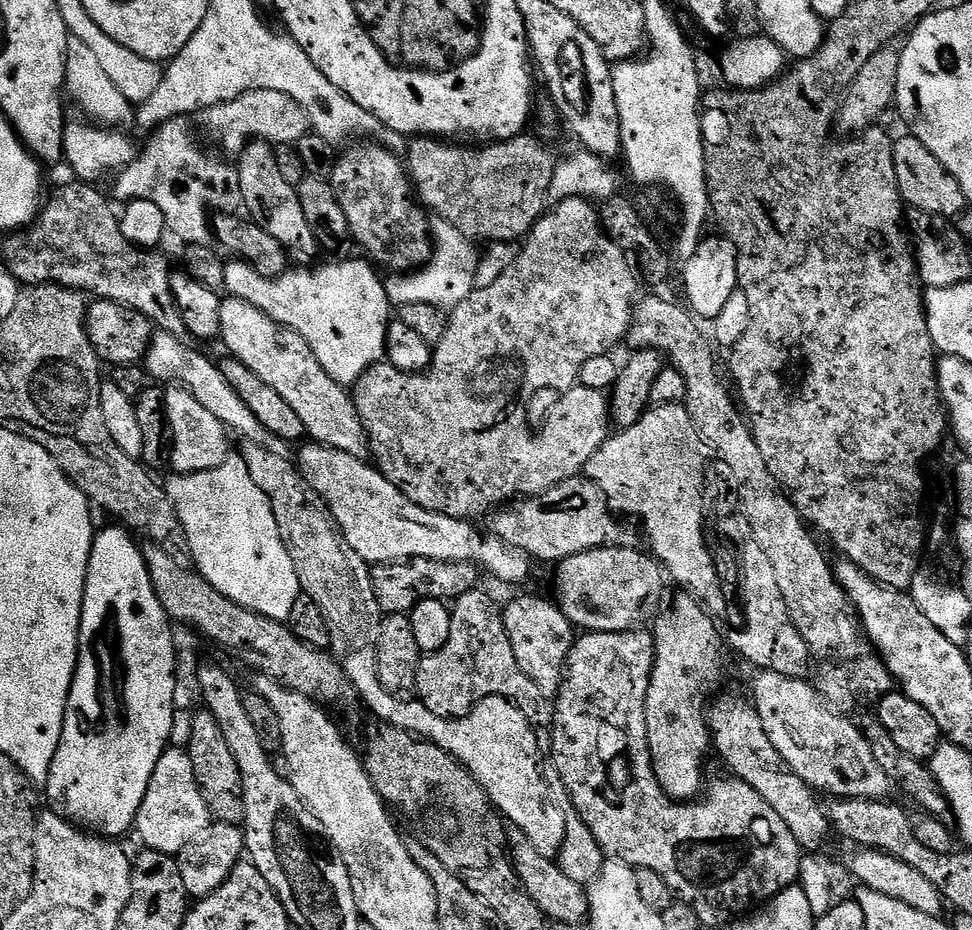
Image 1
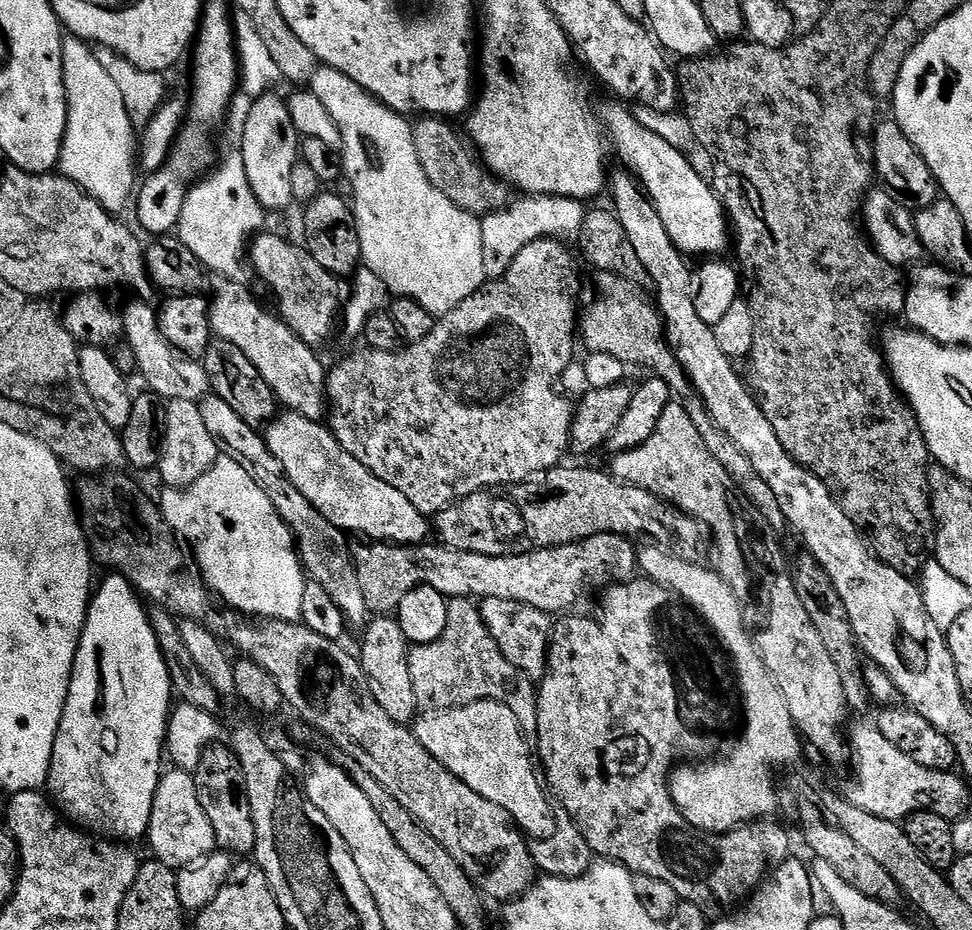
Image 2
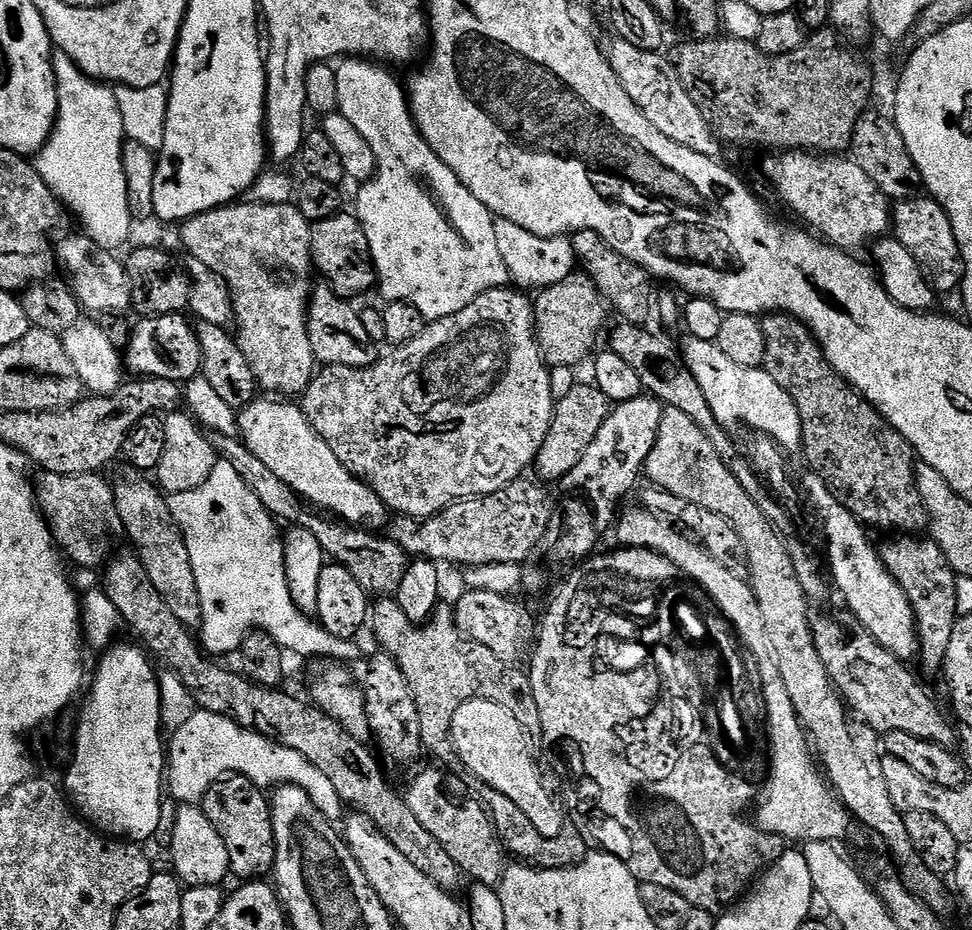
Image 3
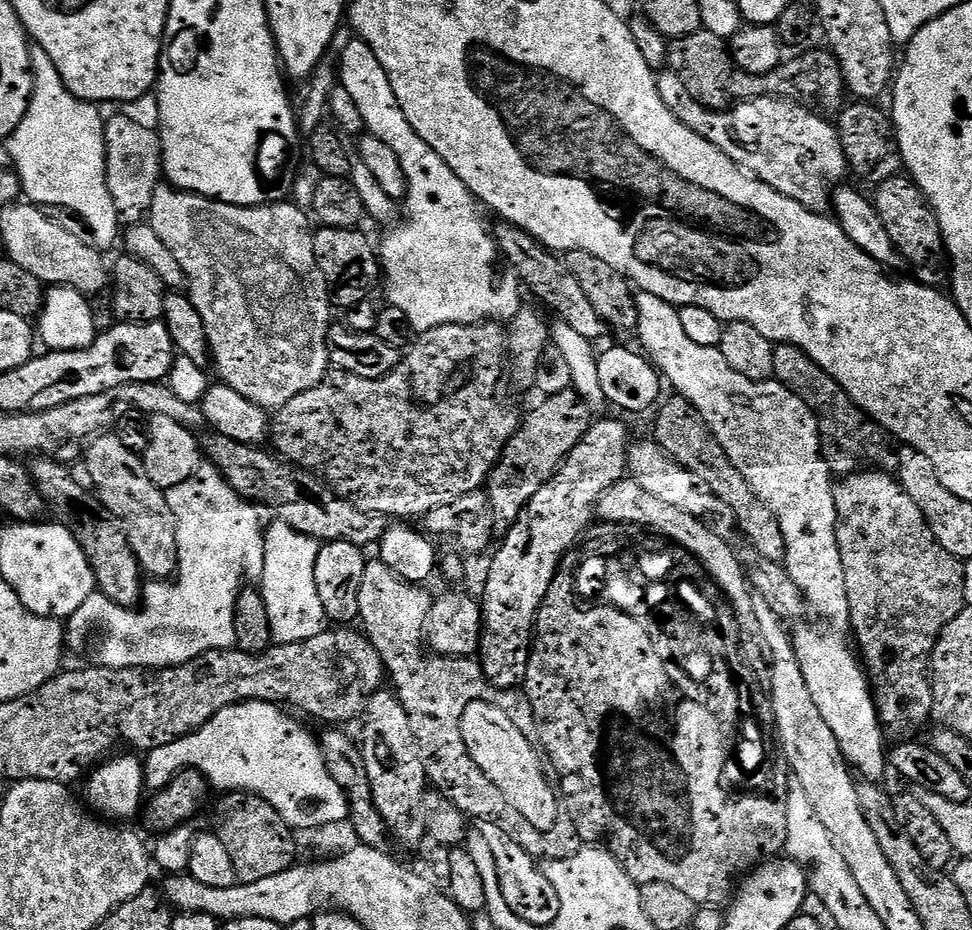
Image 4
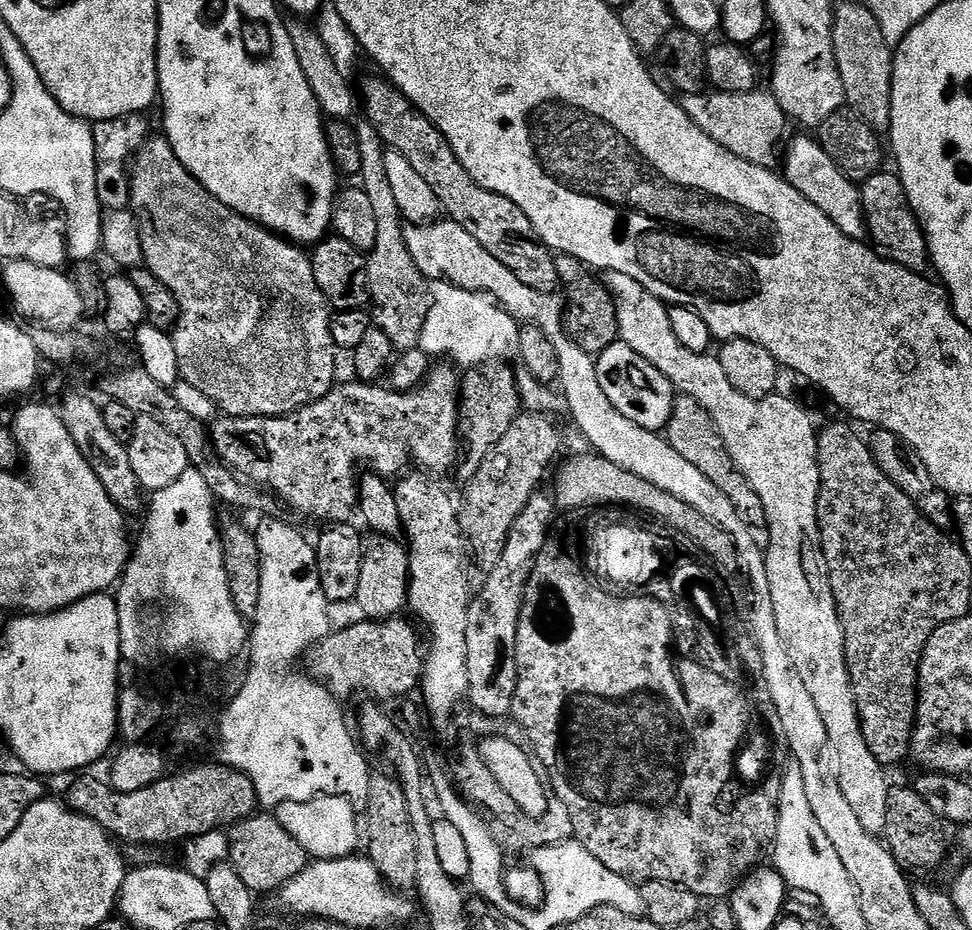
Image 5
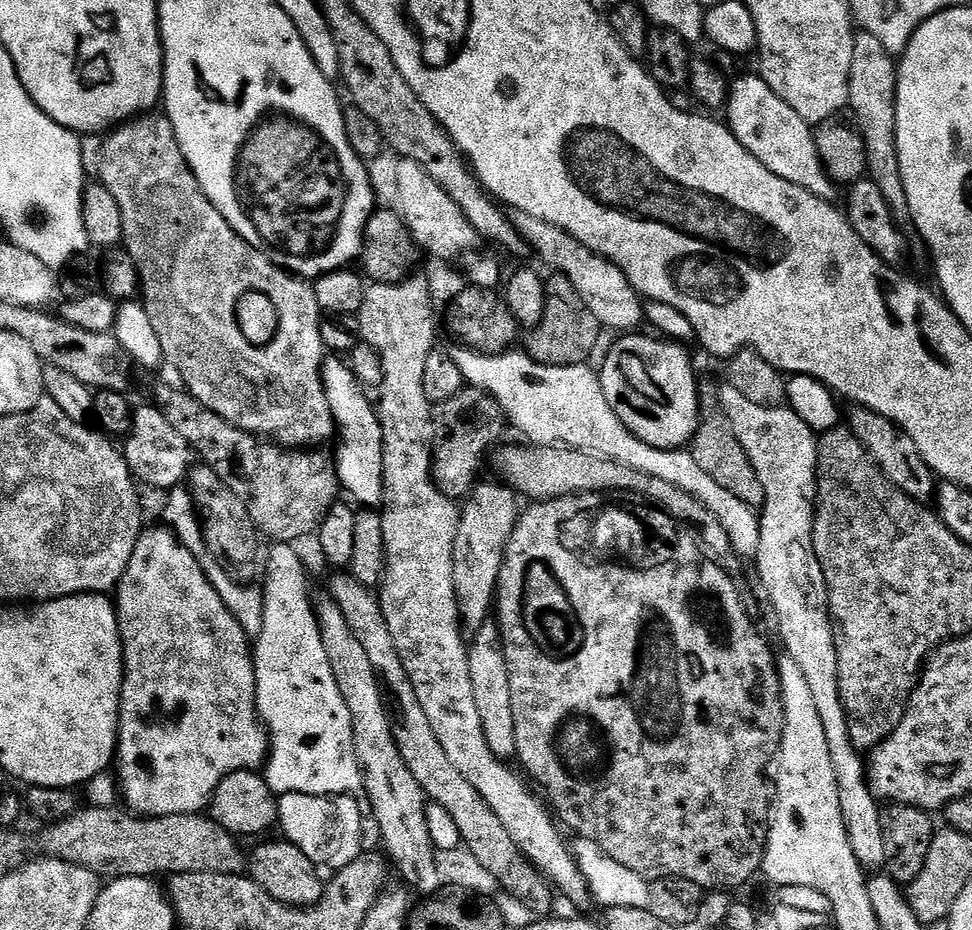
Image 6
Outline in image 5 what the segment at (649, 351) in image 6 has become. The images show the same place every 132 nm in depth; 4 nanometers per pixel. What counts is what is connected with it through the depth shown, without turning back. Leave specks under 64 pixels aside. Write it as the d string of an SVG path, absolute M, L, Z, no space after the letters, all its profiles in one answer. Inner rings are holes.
M623 342L611 344L605 352L599 353L596 356L596 369L598 383L602 385L606 398L614 402L614 410L626 414L630 422L638 422L638 426L651 432L667 429L678 393L662 370L650 366L642 354L634 354L634 350Z

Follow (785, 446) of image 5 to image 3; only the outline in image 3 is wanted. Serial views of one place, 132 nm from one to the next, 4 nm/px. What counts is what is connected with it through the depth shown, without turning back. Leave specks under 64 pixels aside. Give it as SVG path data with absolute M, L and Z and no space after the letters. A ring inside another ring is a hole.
M691 335L685 339L678 344L684 364L698 382L698 390L702 390L702 394L706 396L706 402L710 404L710 410L720 424L731 426L741 420L746 427L757 428L757 433L772 437L781 446L801 443L800 415L798 408L794 406L794 398L790 398L790 394L786 394L786 390L782 390L782 386L778 386L778 382L774 382L774 378L770 378L770 374L765 372L763 367L751 368L730 361L713 341L703 341Z

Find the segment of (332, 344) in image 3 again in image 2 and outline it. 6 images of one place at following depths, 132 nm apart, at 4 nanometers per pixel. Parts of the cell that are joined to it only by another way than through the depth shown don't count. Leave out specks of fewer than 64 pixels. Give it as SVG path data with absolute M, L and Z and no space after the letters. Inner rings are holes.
M261 231L251 241L251 271L255 275L257 272L264 279L265 286L276 295L276 300L280 303L279 319L288 324L290 330L294 330L294 334L302 338L302 342L314 349L323 349L323 344L338 332L338 321L342 316L341 281L330 275L326 266L318 266L318 258L311 256L307 247L299 243L291 244L268 231Z

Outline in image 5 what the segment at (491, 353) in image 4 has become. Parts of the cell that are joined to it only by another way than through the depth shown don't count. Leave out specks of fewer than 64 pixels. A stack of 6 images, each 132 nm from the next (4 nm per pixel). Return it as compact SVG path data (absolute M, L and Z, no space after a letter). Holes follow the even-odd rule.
M451 363L437 364L440 364L437 368L429 367L427 380L414 392L397 392L388 386L379 388L381 385L376 382L340 382L329 387L322 399L289 416L221 415L210 424L212 448L237 476L275 494L283 503L285 500L294 511L332 524L347 524L358 512L356 464L369 464L377 476L396 478L409 467L408 455L416 452L416 460L421 464L417 465L429 473L451 473L455 469L460 426L458 393L462 384Z

